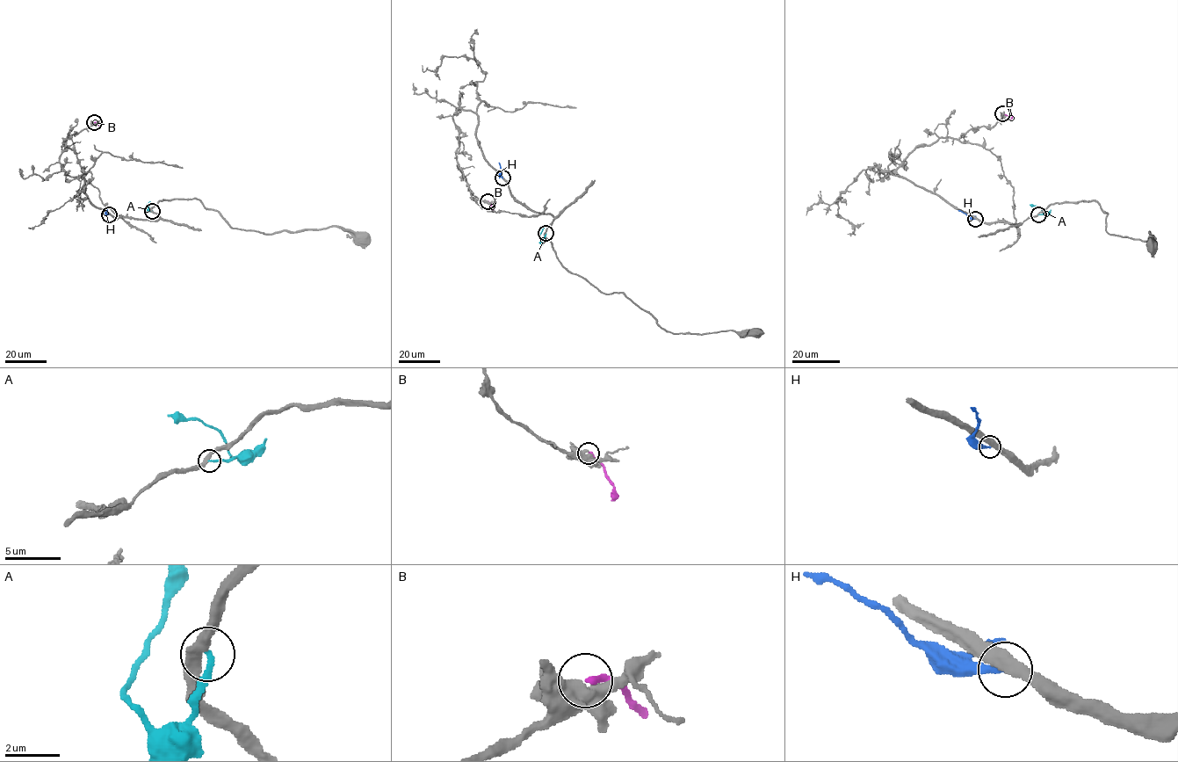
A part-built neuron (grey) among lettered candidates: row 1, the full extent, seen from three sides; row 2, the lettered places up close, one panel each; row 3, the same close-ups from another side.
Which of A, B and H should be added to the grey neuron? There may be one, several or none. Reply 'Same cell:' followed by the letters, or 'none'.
Same cell: none

